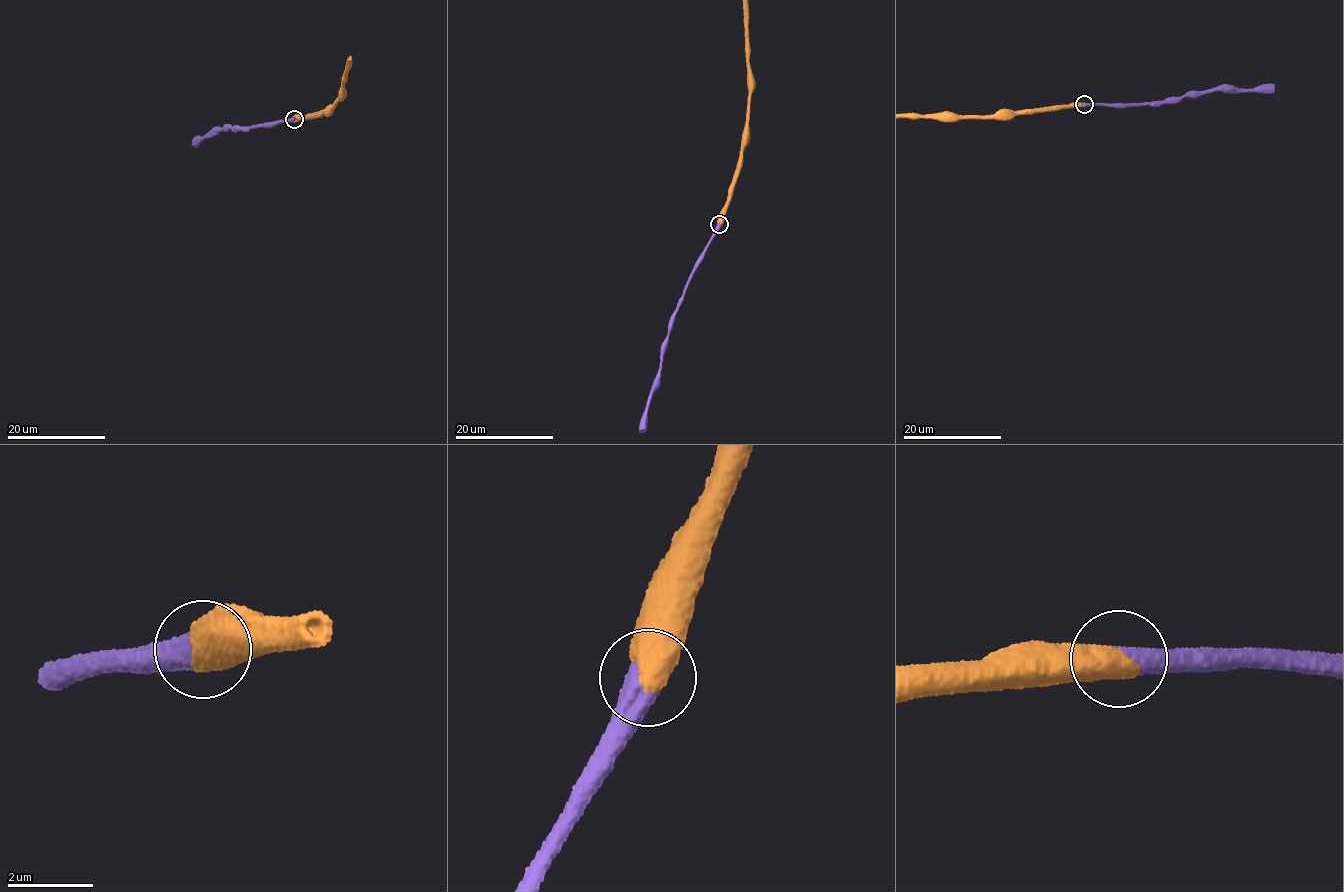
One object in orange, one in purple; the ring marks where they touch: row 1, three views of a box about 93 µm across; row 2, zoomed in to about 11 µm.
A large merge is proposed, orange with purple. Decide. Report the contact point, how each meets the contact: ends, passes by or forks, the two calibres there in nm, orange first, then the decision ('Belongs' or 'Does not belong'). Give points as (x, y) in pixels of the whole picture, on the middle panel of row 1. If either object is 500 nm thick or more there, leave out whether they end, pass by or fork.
Place: (719, 224). Thickness 700 nm (orange) against 650 nm. Belongs

